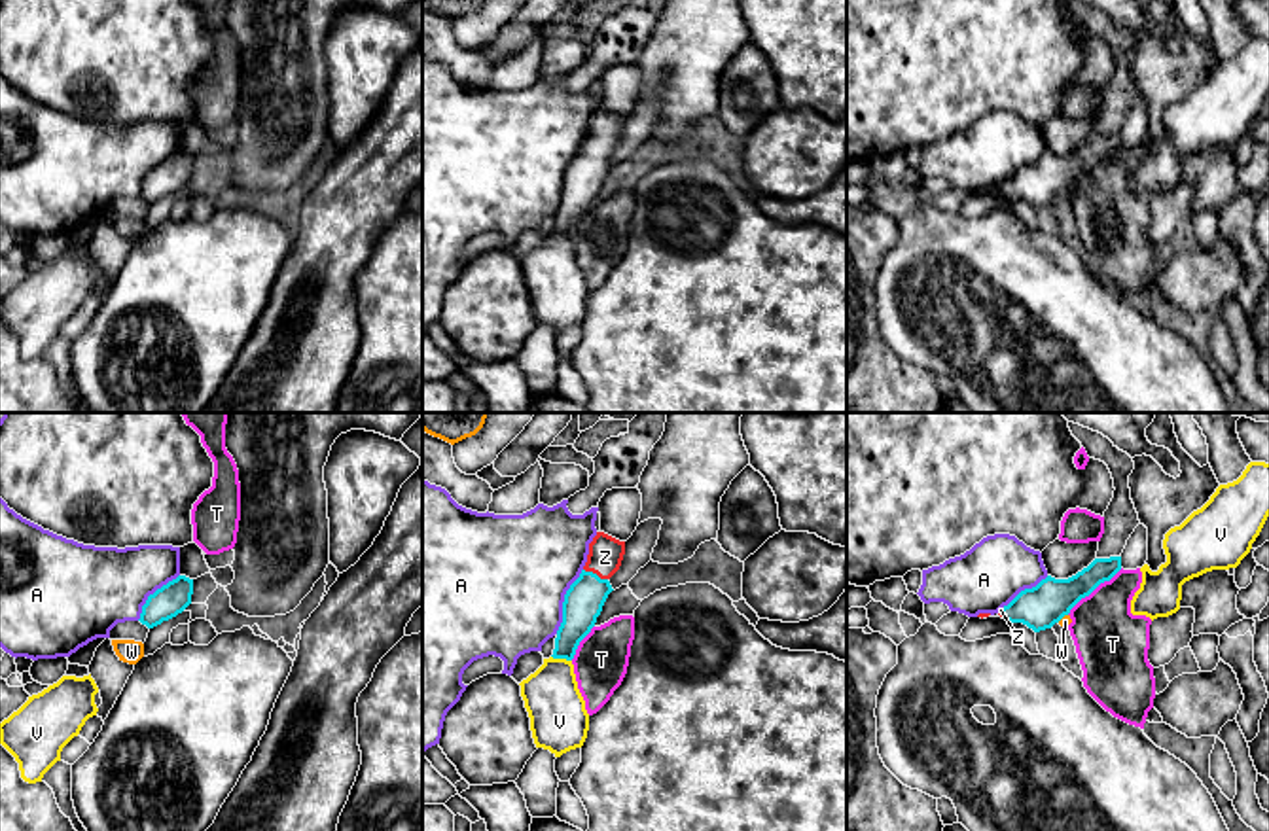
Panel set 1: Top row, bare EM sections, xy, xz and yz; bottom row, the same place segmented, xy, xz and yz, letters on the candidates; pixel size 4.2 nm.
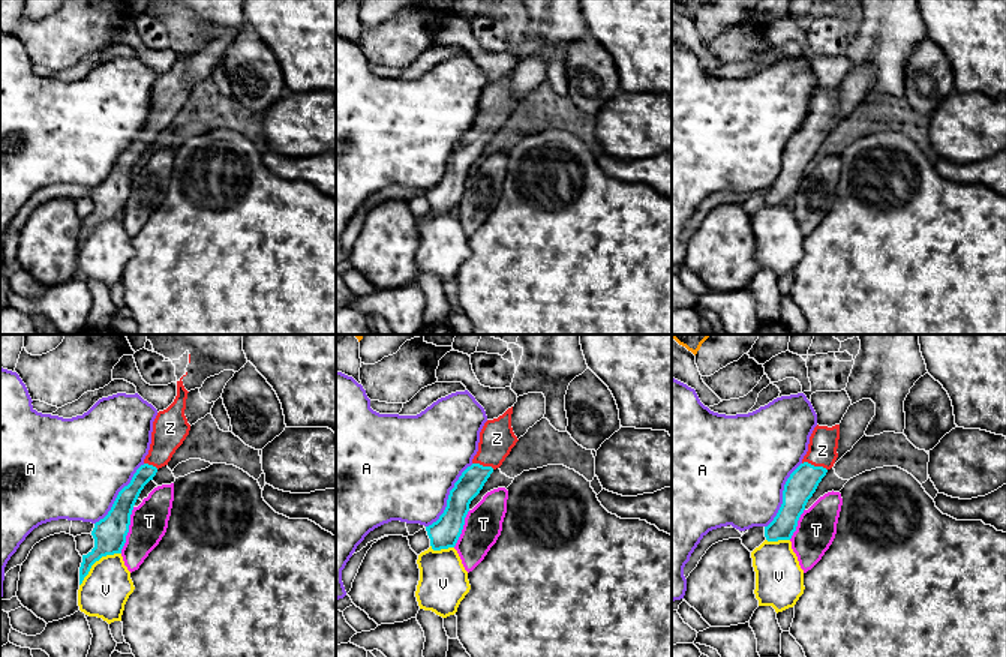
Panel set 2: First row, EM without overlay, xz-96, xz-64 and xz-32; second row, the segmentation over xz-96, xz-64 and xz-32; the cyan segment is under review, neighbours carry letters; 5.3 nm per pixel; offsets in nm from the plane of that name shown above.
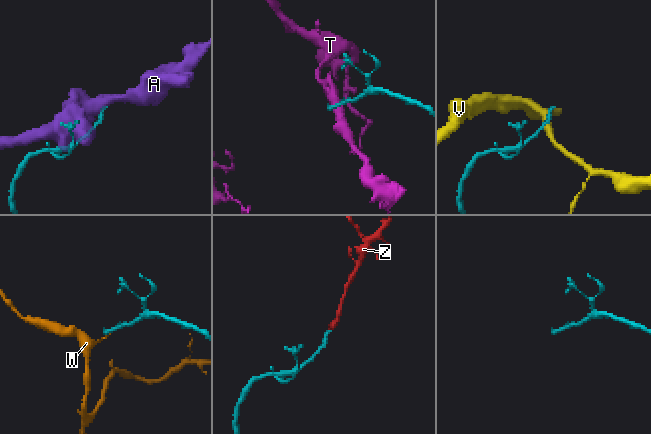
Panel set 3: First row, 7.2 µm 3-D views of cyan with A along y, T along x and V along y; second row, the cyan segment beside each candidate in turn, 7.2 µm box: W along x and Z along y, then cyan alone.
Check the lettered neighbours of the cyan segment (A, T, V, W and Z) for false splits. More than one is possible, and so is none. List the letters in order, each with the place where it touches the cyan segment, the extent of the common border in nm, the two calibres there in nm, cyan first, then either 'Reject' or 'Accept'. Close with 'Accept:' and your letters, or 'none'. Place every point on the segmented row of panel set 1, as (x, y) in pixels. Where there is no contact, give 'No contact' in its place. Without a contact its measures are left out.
A: Touches cyan at xz (565, 601). Shared border 300 nm. Thickness 170 nm (cyan) against 480 nm. Reject
T: Touches cyan at yz (1093, 589). Shared border 300 nm. Thickness 180 nm (cyan) against 300 nm. Reject
V: Touches cyan at xz (561, 657). Shared border 90 nm. Thickness 160 nm (cyan) against 240 nm. Reject
W: Touches cyan at yz (1061, 618). Shared border 60 nm. Thickness 180 nm (cyan) against 50 nm. Reject
Z: Touches cyan at xz (595, 574). Shared border 120 nm. Thickness 170 nm (cyan) against 150 nm. Accept
Accept: Z

